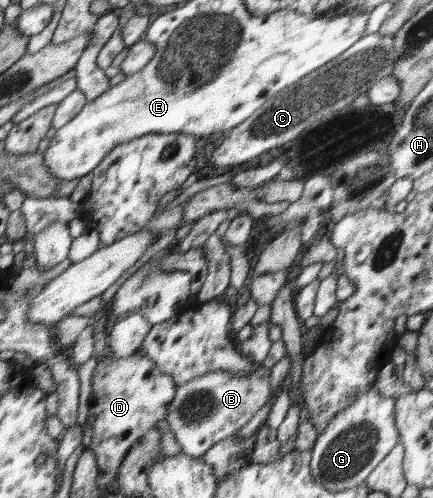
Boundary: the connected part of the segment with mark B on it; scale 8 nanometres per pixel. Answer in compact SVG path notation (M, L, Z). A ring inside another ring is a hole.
M282 339L272 343L266 359L258 364L257 371L249 377L238 373L208 372L184 386L178 386L166 421L182 452L202 459L210 447L235 435L260 408L267 407L270 401L271 369L284 357L285 351L286 345Z

